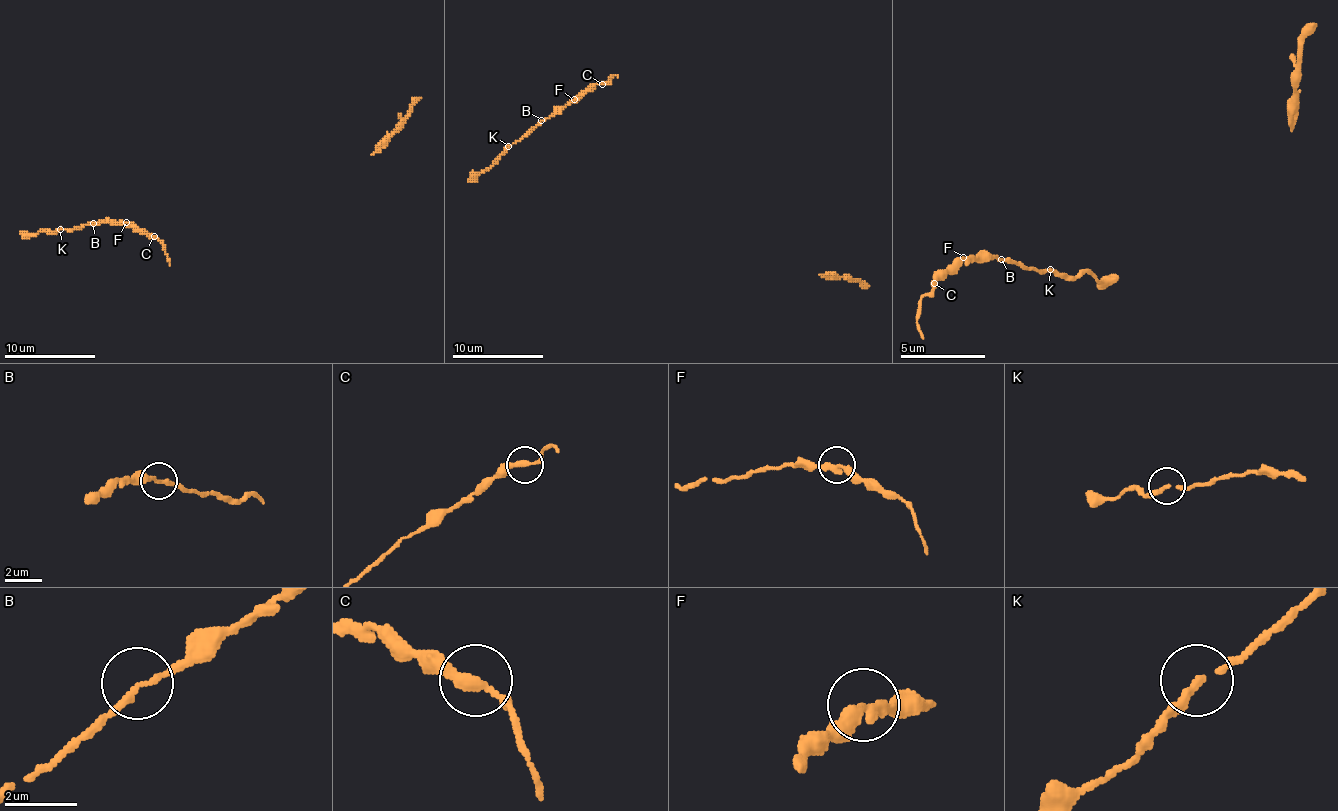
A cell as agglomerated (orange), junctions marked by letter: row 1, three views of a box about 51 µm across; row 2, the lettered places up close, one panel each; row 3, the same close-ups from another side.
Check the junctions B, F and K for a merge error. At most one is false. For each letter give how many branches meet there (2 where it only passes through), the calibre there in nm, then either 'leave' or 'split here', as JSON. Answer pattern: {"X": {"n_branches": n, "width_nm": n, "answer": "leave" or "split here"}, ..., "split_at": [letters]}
{"B": {"n_branches": 2, "width_nm": 170, "answer": "leave"}, "F": {"n_branches": 2, "width_nm": 320, "answer": "leave"}, "K": {"n_branches": 2, "width_nm": 190, "answer": "leave"}, "split_at": []}

